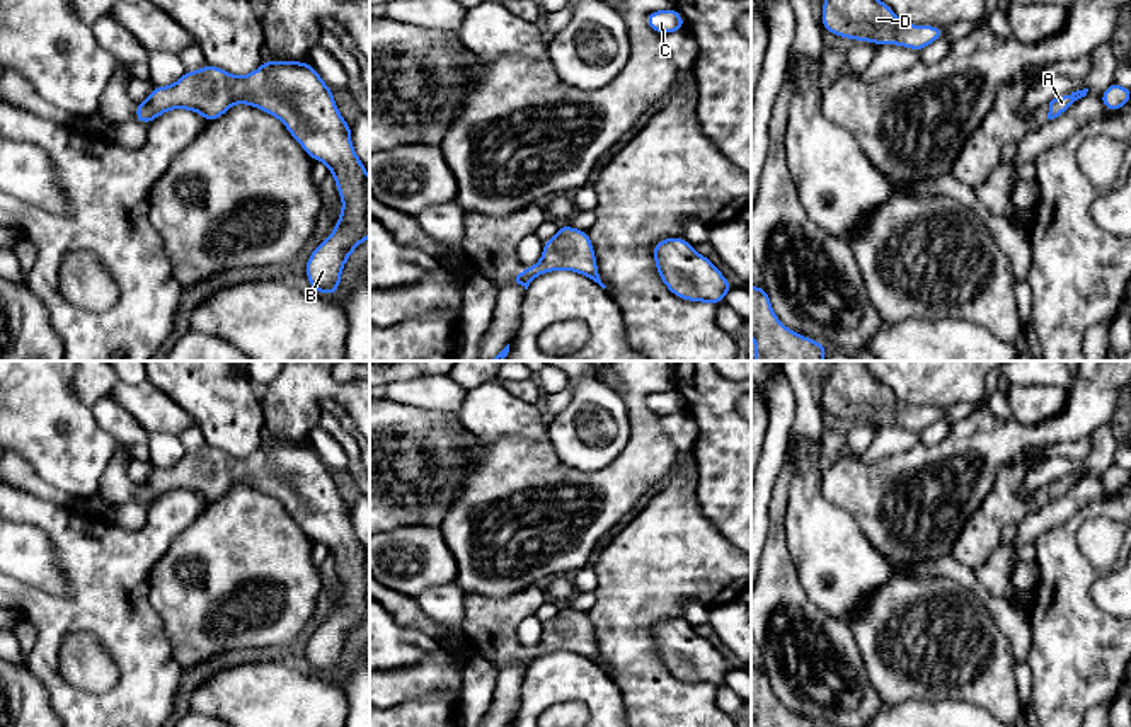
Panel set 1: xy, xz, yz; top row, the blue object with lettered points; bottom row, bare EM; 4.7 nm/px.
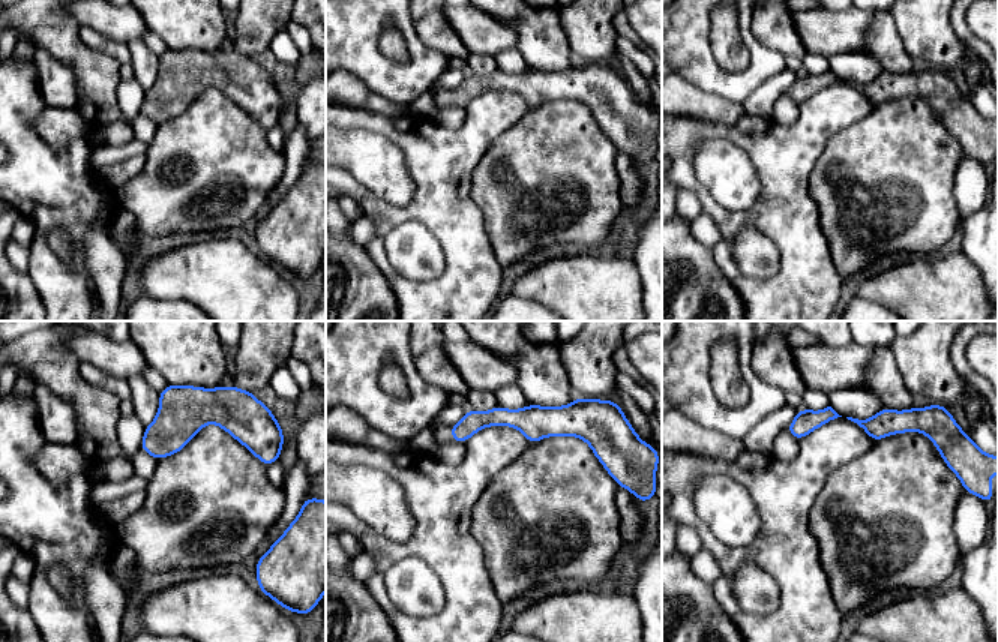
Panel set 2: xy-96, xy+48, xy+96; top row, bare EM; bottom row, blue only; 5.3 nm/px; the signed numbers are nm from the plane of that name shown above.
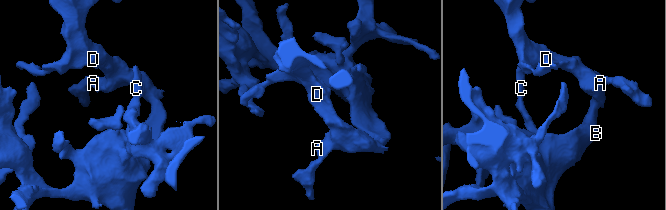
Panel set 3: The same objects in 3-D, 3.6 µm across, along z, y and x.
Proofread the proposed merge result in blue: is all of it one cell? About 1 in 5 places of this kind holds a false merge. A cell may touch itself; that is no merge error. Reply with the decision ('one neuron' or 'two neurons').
one neuron

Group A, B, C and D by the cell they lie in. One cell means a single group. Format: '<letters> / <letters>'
A B C D

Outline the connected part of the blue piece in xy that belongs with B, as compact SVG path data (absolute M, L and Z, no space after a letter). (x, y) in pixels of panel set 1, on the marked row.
M262 61L255 72L242 77L206 63L201 70L184 72L169 87L153 85L150 97L136 104L135 119L148 126L167 111L186 109L196 111L211 123L233 104L249 104L266 114L276 116L307 155L312 160L324 162L336 179L342 211L332 233L308 255L305 269L312 291L334 296L341 286L341 272L346 260L370 237L370 177L353 148L351 123L342 119L334 92L308 61Z

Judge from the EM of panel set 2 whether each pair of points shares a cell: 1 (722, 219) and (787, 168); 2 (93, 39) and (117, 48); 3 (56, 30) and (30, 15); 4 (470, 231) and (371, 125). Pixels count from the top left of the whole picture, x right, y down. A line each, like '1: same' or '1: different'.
1: same
2: same
3: same
4: same

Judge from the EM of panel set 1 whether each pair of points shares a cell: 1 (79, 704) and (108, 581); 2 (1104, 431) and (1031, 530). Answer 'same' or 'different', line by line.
1: same
2: same

